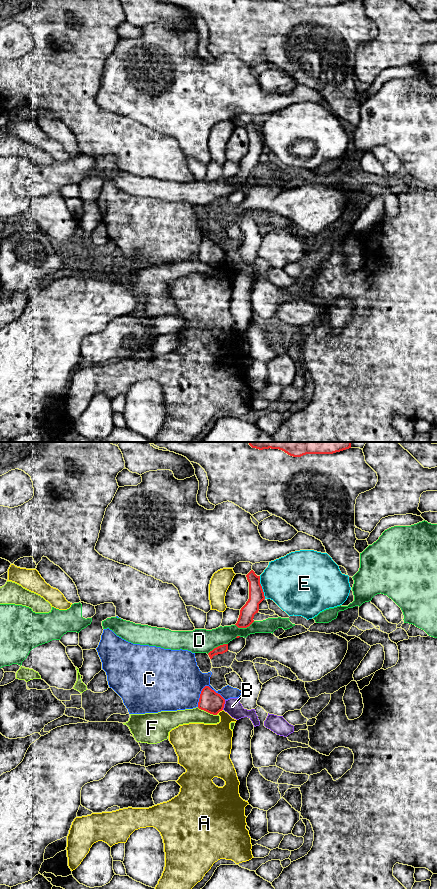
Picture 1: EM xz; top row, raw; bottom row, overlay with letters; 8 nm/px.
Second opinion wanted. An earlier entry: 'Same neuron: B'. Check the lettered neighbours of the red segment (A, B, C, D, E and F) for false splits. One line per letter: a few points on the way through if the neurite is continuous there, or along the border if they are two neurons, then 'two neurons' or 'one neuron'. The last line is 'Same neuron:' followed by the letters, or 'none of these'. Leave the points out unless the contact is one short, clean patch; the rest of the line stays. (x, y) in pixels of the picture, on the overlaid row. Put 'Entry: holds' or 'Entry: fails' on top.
Entry: fails
A: two neurons
B: border along xz (225, 700), (222, 709); two neurons
C: two neurons
D: border along xz (227, 643), (220, 644), (207, 653); two neurons
E: two neurons
F: border along xz (197, 707), (216, 715); two neurons
Same neuron: none of these

